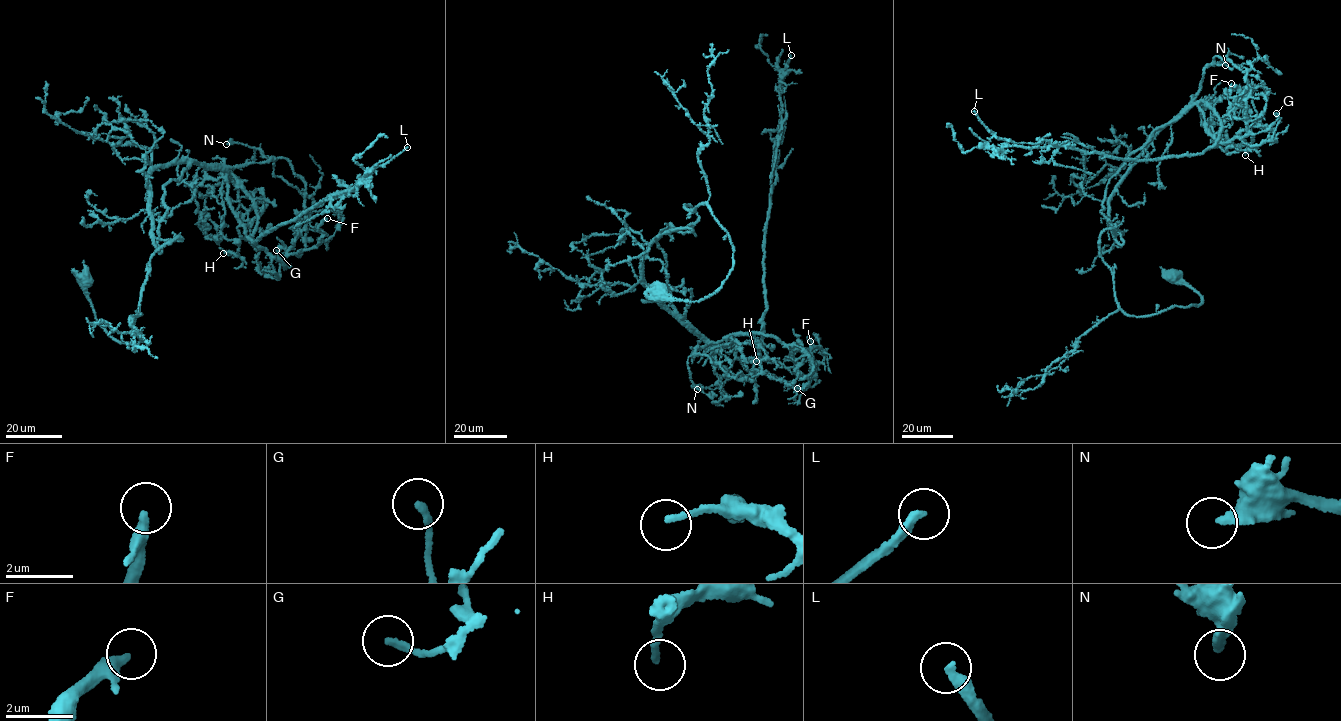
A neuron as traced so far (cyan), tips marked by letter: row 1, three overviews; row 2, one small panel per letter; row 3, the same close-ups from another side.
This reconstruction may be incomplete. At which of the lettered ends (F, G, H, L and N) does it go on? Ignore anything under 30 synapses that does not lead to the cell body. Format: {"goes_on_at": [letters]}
{"goes_on_at": ["L"]}

